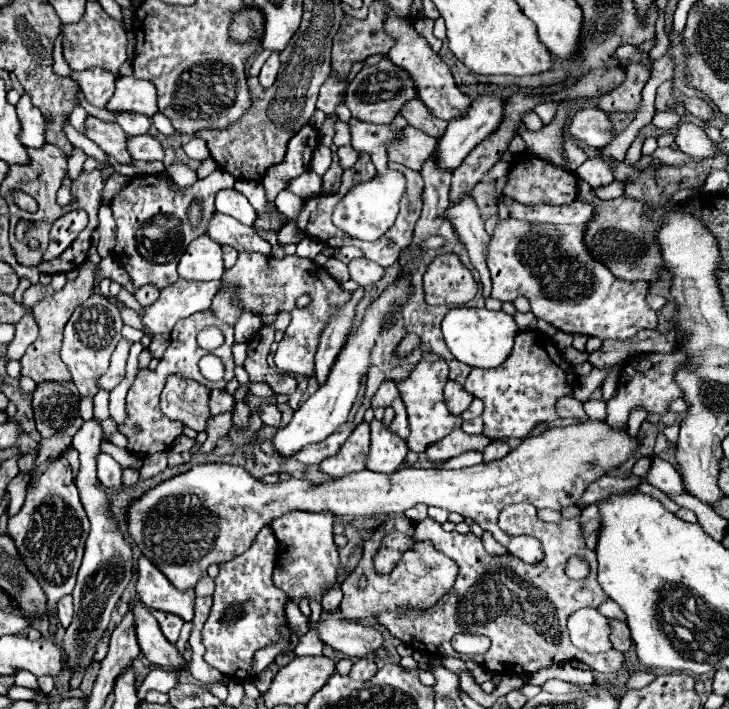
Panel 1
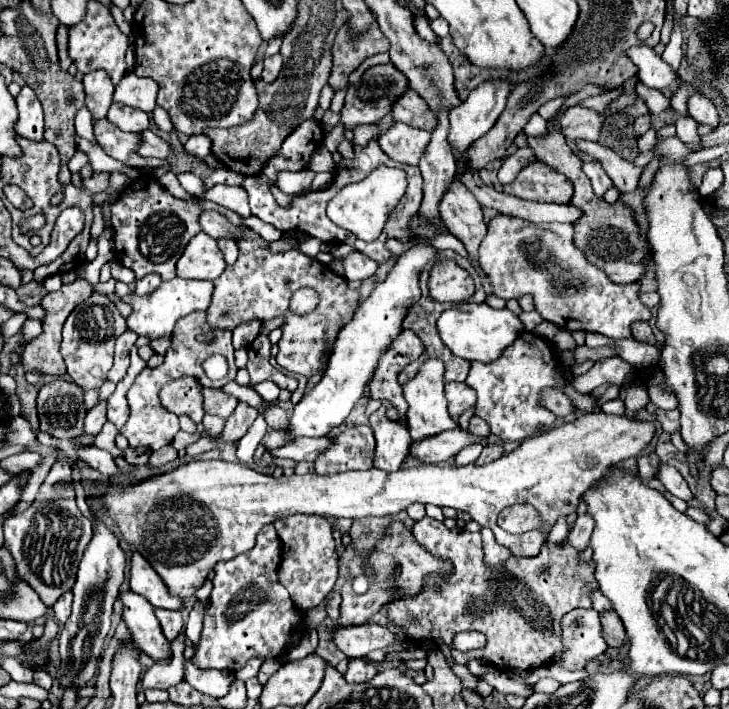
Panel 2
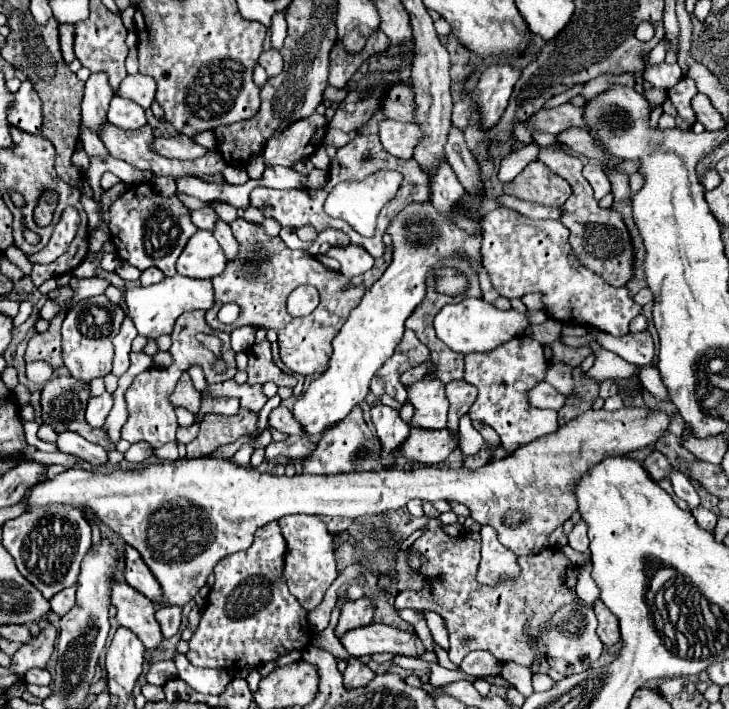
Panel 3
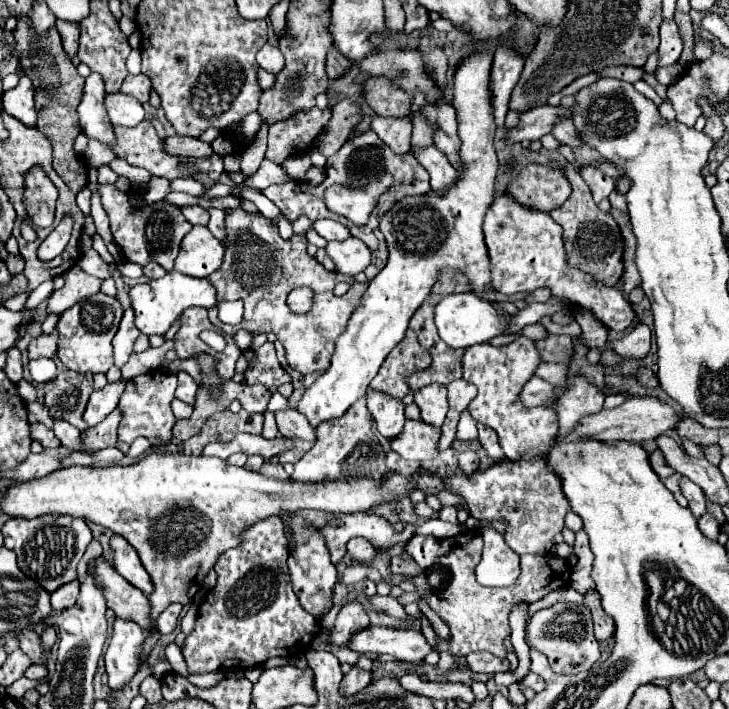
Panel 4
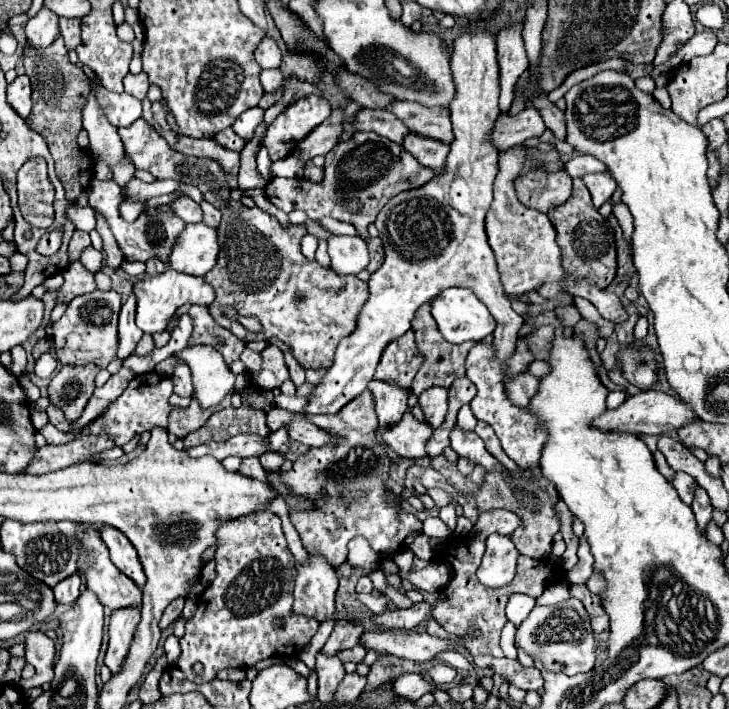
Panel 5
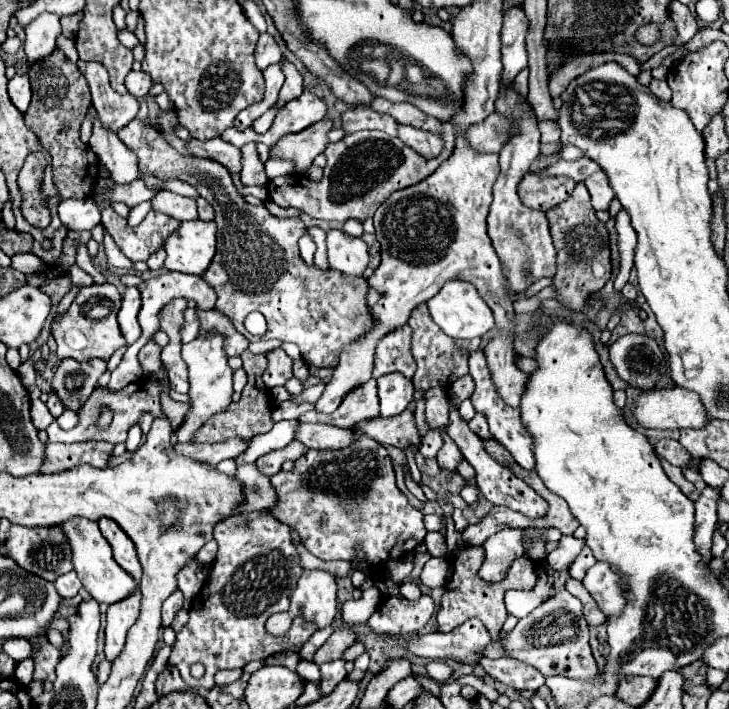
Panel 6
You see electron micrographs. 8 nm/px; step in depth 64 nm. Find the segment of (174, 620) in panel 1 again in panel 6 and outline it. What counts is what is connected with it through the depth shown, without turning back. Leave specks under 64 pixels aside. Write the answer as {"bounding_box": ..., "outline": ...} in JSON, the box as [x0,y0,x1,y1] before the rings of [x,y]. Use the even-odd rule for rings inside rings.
{"bounding_box":[162,590,184,628],"outline":[[[176,590],[170,598],[166,598],[166,602],[164,602],[164,606],[162,606],[162,626],[164,626],[164,628],[172,624],[174,616],[176,616],[176,614],[180,612],[180,608],[182,608],[182,602],[184,602],[184,596],[182,596],[180,590]]]}

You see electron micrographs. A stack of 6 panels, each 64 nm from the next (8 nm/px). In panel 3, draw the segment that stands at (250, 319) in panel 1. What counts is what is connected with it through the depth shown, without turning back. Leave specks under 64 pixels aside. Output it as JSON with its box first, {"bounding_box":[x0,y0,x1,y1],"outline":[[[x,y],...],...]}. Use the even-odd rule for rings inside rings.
{"bounding_box":[230,326,256,352],"outline":[[[242,326],[233,330],[230,338],[234,352],[248,350],[248,348],[254,344],[254,340],[256,340],[256,328],[253,326]]]}

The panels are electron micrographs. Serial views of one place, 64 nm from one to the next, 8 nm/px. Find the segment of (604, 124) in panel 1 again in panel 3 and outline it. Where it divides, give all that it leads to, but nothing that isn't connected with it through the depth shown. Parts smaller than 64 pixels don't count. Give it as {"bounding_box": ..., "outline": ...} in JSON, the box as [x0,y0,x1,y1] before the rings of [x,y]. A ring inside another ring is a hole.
{"bounding_box":[526,104,590,134],"outline":[[[562,104],[558,108],[552,110],[540,110],[536,112],[528,122],[526,122],[528,130],[538,128],[550,134],[558,134],[564,132],[566,128],[582,128],[582,130],[590,130],[590,126],[584,120],[584,110],[576,108],[572,104]]]}

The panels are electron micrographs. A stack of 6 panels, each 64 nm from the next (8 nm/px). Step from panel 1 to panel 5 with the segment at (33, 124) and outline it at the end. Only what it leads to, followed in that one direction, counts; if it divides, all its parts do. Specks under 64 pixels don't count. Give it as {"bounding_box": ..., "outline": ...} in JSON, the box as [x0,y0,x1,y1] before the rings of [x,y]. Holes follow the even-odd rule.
{"bounding_box":[6,76,32,118],"outline":[[[18,76],[12,84],[8,84],[8,92],[6,92],[6,100],[12,106],[12,110],[20,116],[20,118],[28,118],[32,112],[32,88],[30,88],[30,80],[28,76]]]}

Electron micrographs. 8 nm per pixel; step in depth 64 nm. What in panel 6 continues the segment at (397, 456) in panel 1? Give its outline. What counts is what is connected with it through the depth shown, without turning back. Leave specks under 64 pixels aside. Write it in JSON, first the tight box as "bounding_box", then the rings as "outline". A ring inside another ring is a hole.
{"bounding_box":[376,374,414,418],"outline":[[[386,374],[376,382],[378,382],[378,400],[382,418],[396,416],[408,408],[414,394],[412,380],[404,378],[402,374]]]}

